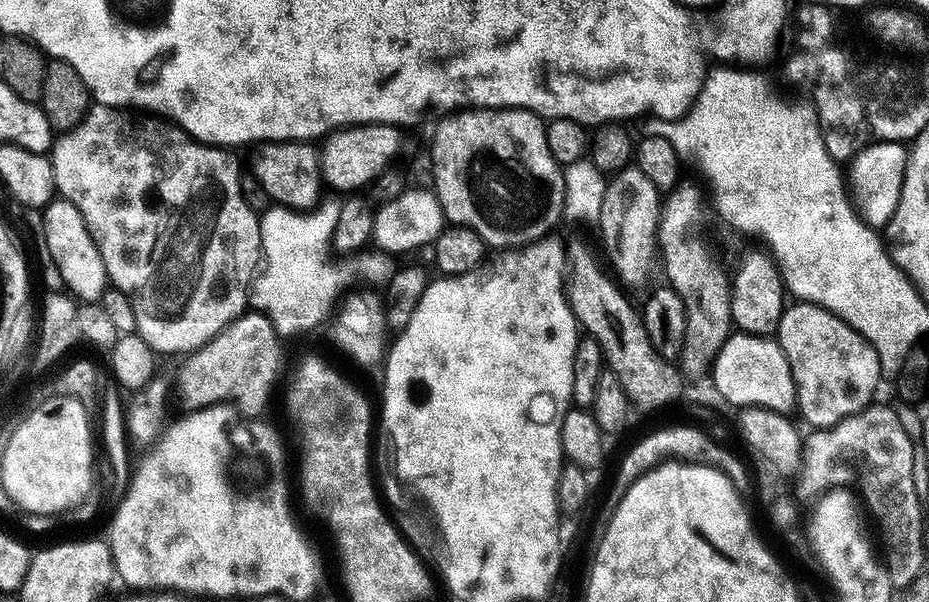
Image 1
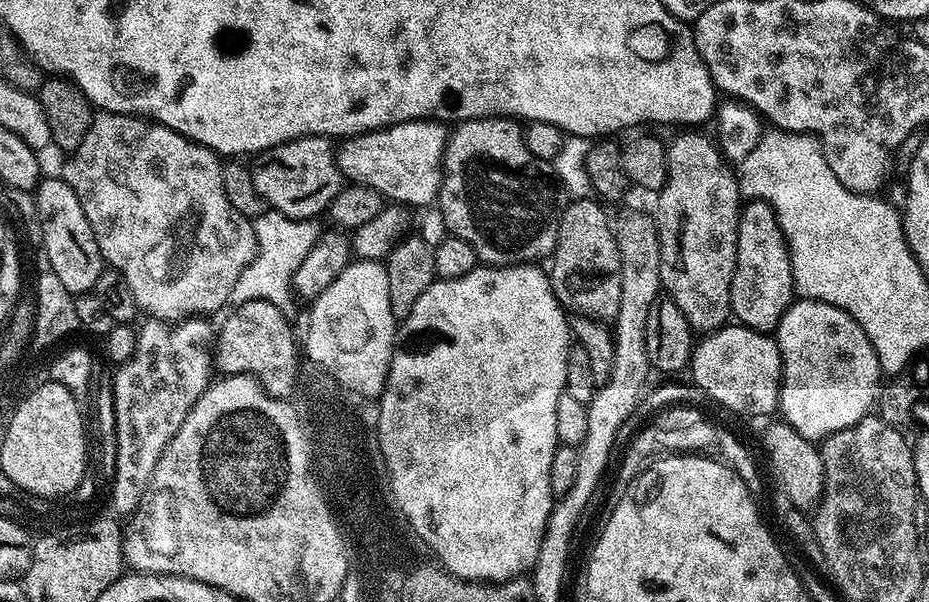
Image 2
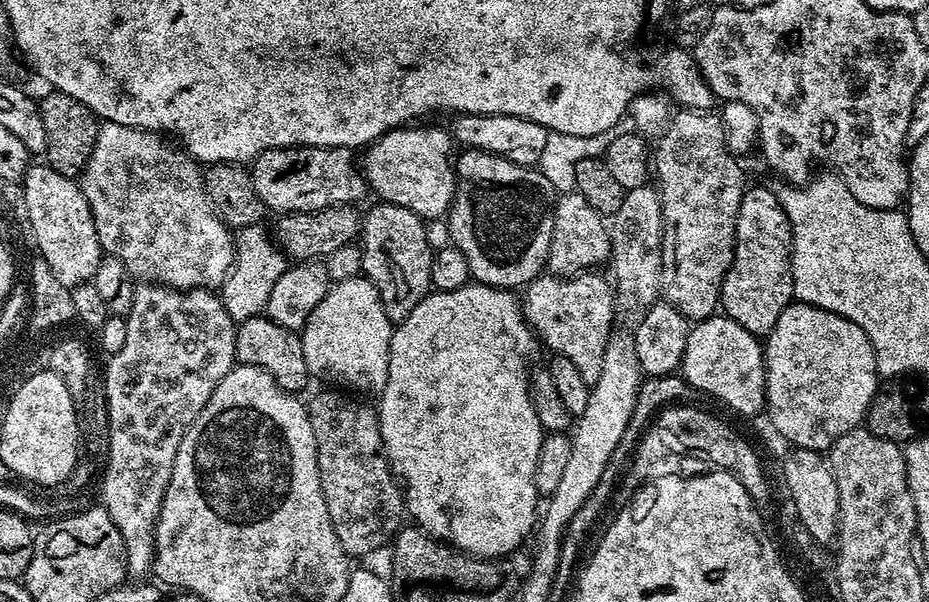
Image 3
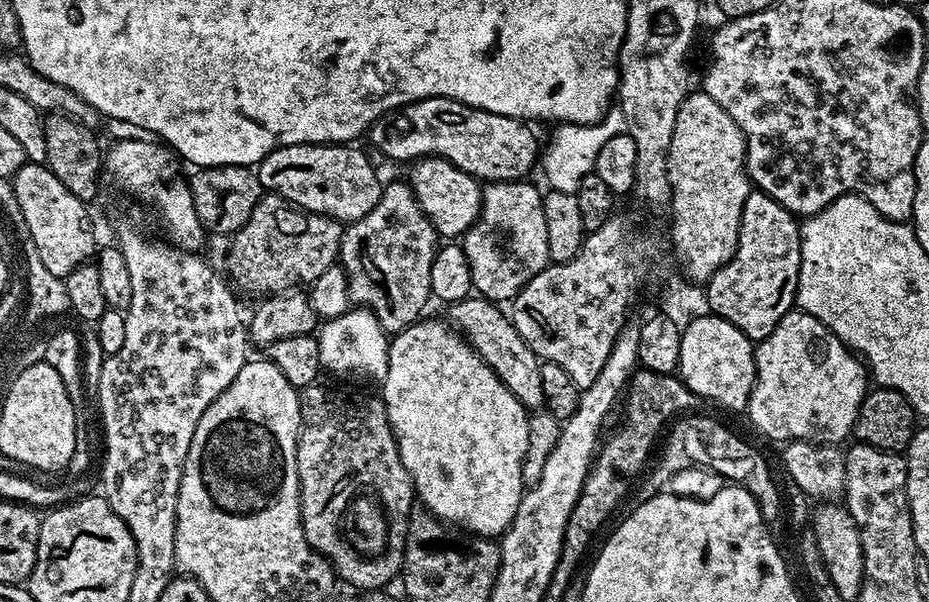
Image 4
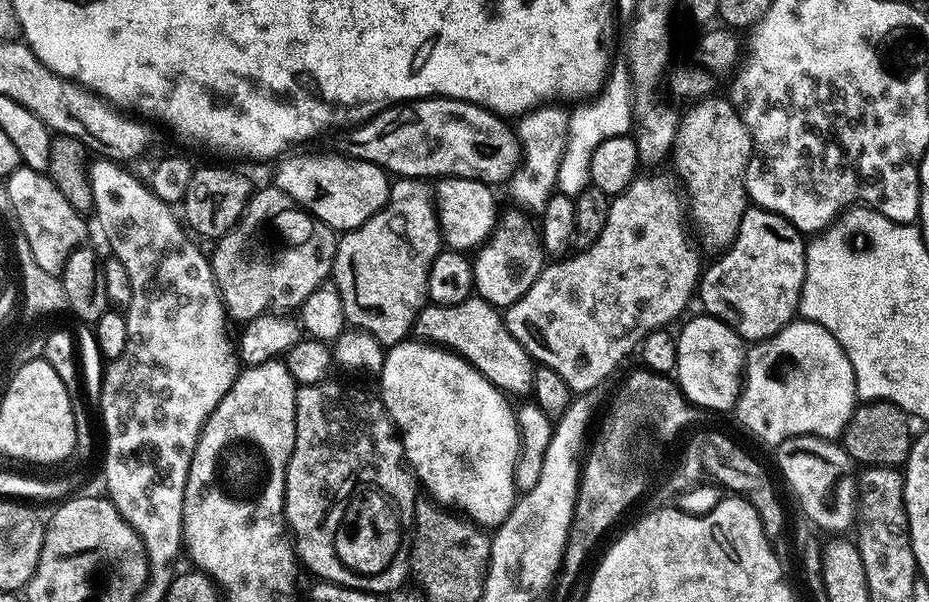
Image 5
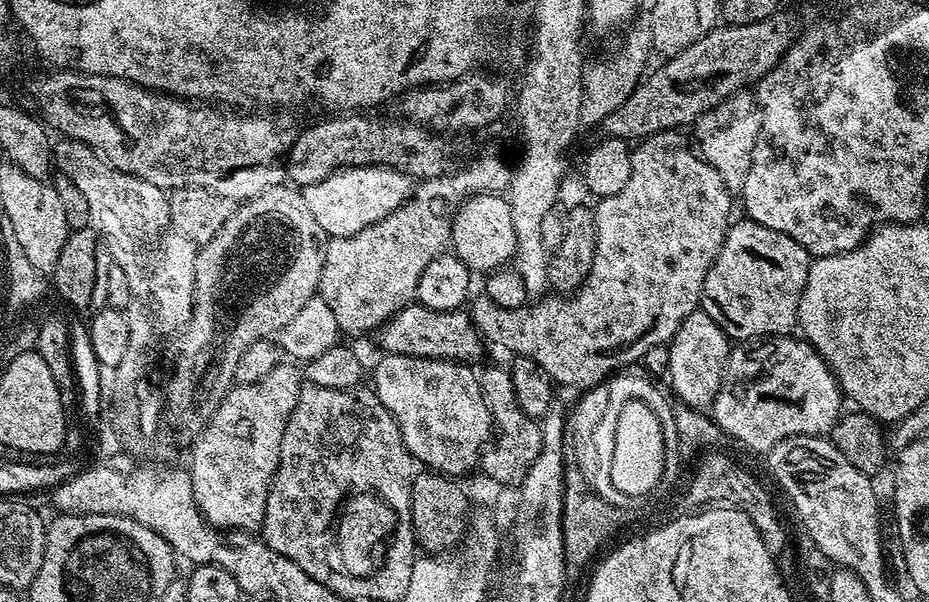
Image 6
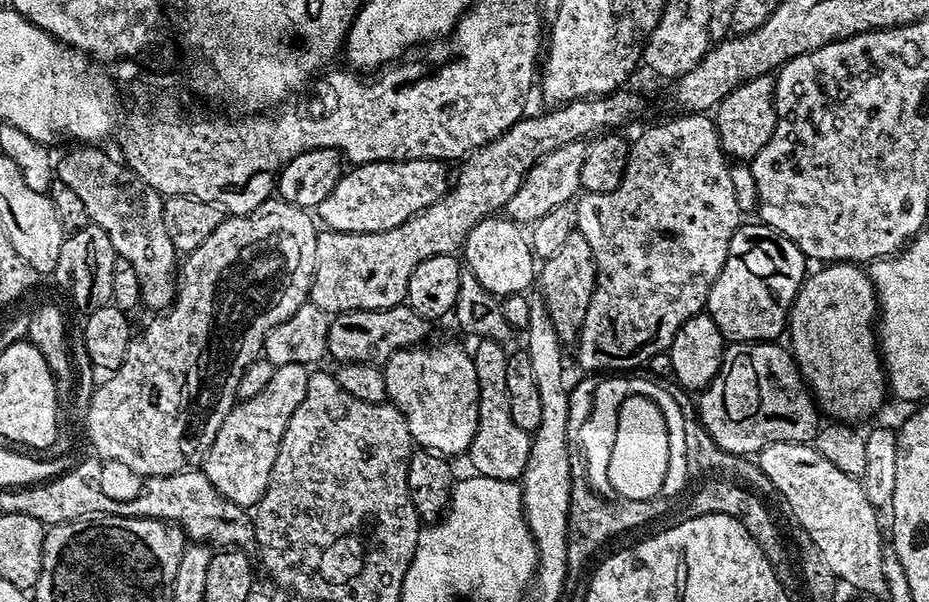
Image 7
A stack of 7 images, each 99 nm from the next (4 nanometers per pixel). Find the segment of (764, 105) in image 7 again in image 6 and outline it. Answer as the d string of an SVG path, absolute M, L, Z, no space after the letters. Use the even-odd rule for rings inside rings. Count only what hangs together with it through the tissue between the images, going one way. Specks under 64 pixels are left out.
M745 90L728 96L721 104L696 119L695 143L698 145L700 155L718 170L718 174L722 174L729 189L740 190L743 189L744 179L750 170L750 162L754 158L756 143L760 141L761 130L760 107L755 95Z

